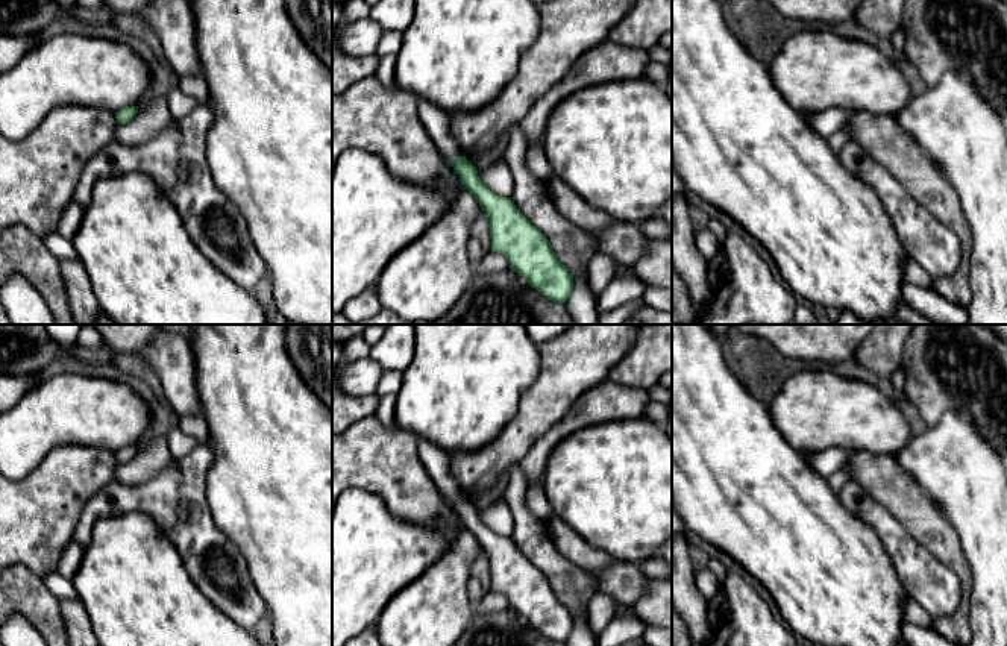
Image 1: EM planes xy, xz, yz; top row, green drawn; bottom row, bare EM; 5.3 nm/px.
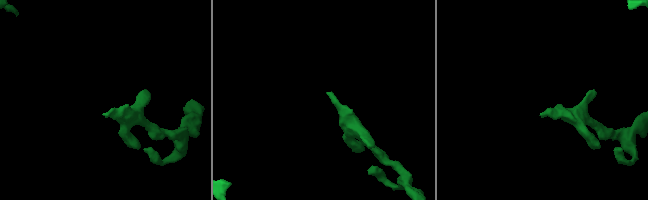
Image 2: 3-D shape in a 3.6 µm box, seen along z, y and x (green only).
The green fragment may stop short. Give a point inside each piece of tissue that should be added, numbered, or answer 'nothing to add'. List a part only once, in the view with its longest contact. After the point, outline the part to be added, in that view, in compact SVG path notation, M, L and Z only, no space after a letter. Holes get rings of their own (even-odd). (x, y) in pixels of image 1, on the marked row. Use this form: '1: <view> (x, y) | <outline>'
1: xz (436, 120) | M419 99L417 115L446 161L453 156L464 156L463 150L450 133L449 115L446 111L426 99Z

